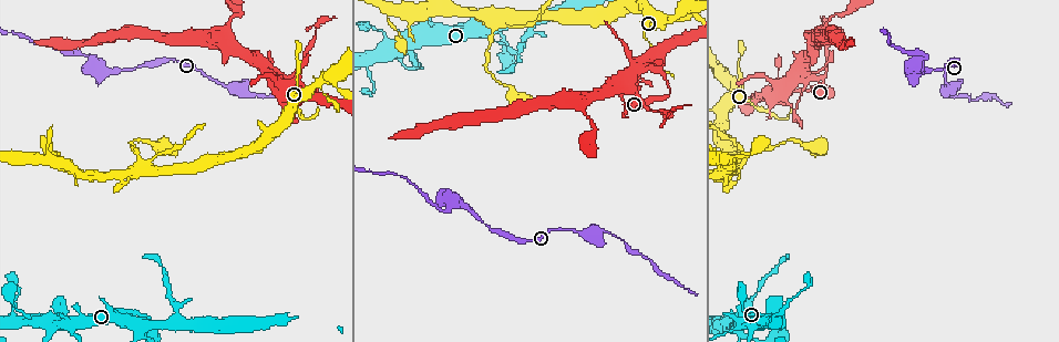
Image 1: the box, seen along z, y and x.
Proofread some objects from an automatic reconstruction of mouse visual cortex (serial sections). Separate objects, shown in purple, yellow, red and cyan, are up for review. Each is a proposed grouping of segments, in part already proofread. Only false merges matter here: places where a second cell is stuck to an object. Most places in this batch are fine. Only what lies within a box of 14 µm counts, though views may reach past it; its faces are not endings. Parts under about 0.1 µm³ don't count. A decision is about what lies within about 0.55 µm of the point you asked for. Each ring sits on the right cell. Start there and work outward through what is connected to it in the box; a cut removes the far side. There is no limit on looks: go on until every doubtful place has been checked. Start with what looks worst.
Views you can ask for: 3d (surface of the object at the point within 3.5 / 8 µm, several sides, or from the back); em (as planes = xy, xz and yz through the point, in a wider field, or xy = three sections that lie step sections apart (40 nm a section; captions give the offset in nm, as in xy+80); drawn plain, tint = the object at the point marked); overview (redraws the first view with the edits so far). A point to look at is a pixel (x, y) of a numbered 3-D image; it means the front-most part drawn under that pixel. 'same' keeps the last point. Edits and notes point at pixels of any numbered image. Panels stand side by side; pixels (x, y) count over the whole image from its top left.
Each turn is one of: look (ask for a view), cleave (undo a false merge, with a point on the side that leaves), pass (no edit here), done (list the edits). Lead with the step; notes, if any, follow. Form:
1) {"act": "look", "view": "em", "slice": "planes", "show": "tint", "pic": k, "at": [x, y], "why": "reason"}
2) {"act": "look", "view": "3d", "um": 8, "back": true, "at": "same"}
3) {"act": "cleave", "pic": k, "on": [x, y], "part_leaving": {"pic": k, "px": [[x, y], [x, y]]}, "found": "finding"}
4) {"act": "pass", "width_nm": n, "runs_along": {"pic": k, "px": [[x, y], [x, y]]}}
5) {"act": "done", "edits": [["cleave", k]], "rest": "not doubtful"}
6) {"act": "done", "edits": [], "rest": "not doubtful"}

{"act": "look", "view": "3d", "um": 3.5, "pic": 1, "at": [500, 18], "why": "thick turns thin"}

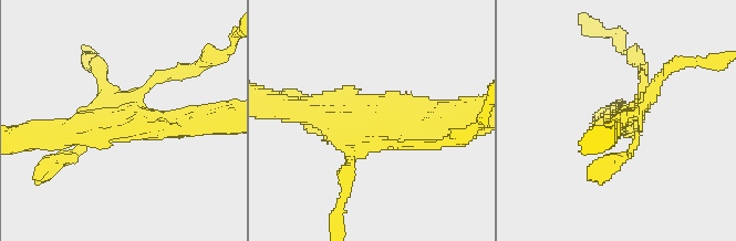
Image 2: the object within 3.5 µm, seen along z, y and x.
{"act": "look", "view": "em", "slice": "xy", "step": 3, "show": "tint", "pic": 2, "at": [376, 122]}

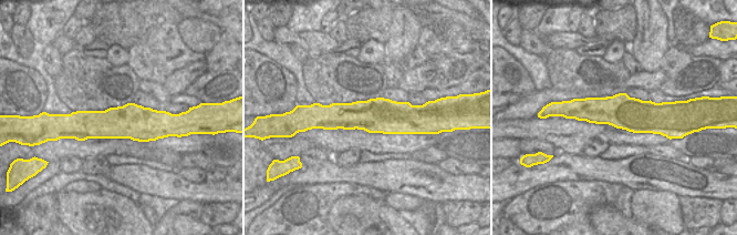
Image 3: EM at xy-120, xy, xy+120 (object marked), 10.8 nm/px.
{"act": "pass", "found": "continuous, no second cell"}

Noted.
{"act": "look", "view": "3d", "um": 3.5, "pic": 1, "at": [248, 95], "why": "sudden change in width"}

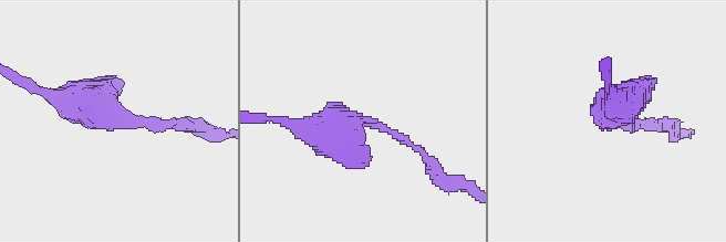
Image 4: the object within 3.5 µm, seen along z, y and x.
{"act": "look", "view": "em", "slice": "xy", "step": 1, "show": "tint", "pic": 4, "at": [116, 115], "why": "now the EM"}

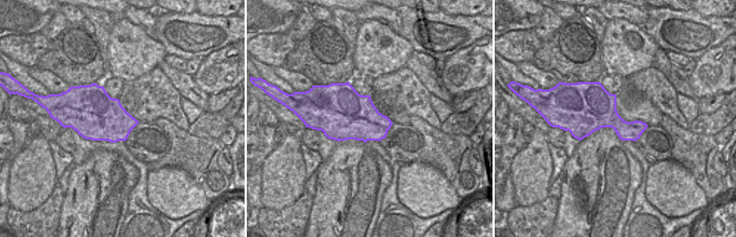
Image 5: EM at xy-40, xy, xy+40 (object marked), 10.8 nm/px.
{"act": "pass", "arm_widths_nm": [100, 400], "runs_along": {"pic": 4, "px": [[301, 128], [362, 119], [427, 159]]}, "found": "continuous, no second cell"}

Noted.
{"act": "look", "view": "3d", "um": 3.5, "pic": 1, "at": [447, 206], "why": "abrupt turn"}

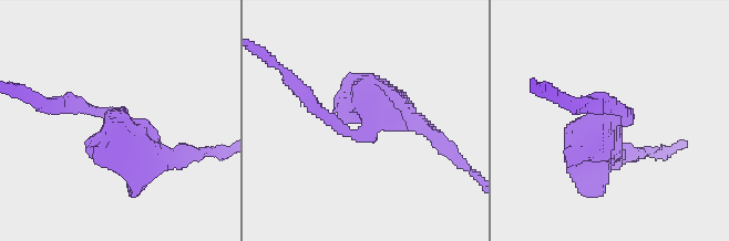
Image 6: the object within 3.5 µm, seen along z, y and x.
{"act": "look", "view": "em", "slice": "planes", "show": "tint", "pic": 6, "at": [122, 119]}

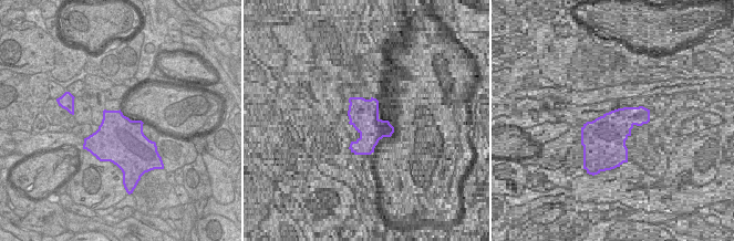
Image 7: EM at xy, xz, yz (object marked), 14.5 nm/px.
{"act": "pass", "runs_along": {"pic": 6, "px": [[166, 156], [142, 153], [119, 115], [64, 102]]}, "found": "all the same cell"}

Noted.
{"act": "look", "view": "3d", "um": 3.5, "pic": 1, "at": [159, 155], "why": "thin neck"}

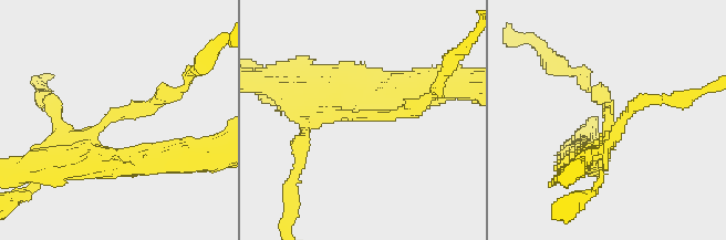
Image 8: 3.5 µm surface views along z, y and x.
{"act": "look", "view": "em", "slice": "xy", "step": 1, "show": "tint", "pic": 8, "at": [609, 114]}

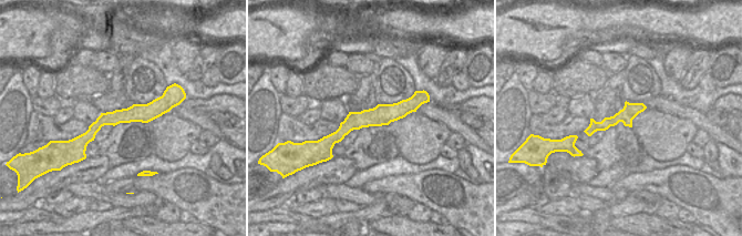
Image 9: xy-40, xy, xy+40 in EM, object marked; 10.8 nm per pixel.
{"act": "pass", "arm_widths_nm": [200, 350], "runs_along": {"pic": 8, "px": [[101, 163], [93, 132], [182, 87]]}, "found": "one cell here"}

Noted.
{"act": "done", "edits": [], "rest": "not doubtful"}

